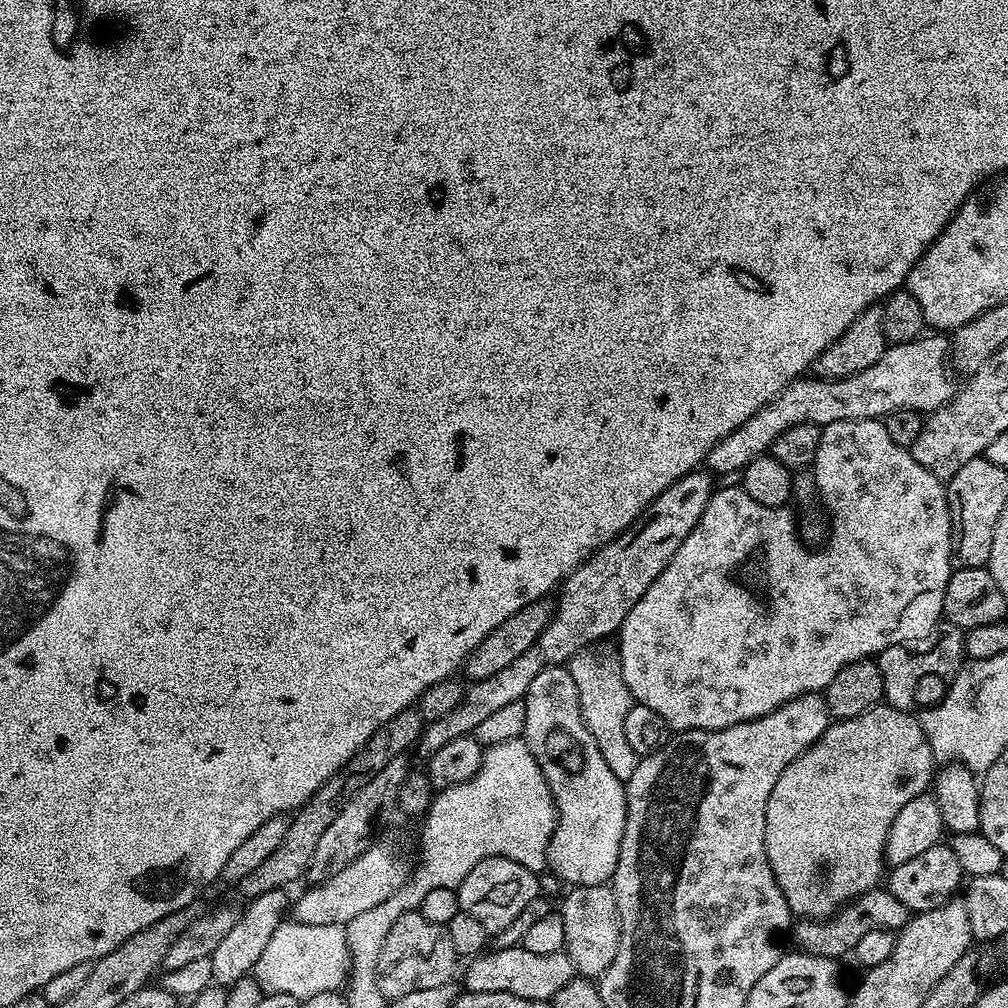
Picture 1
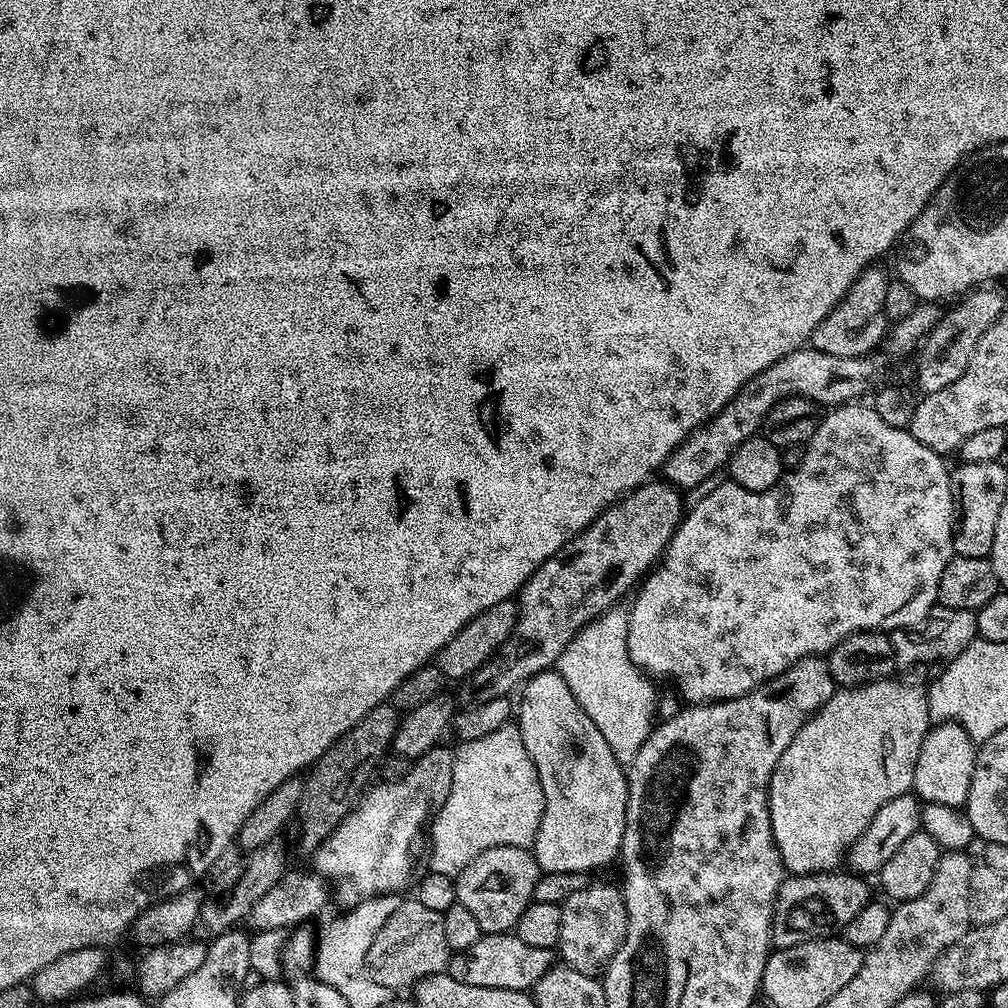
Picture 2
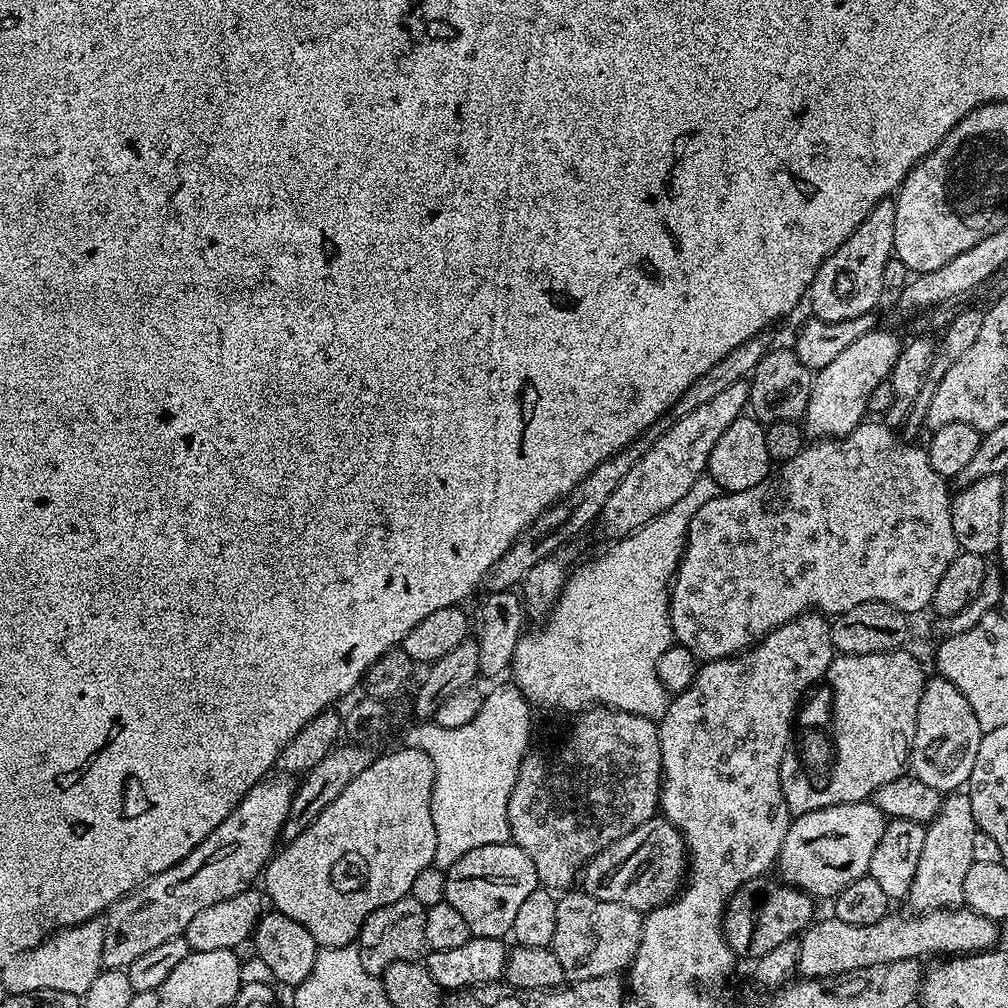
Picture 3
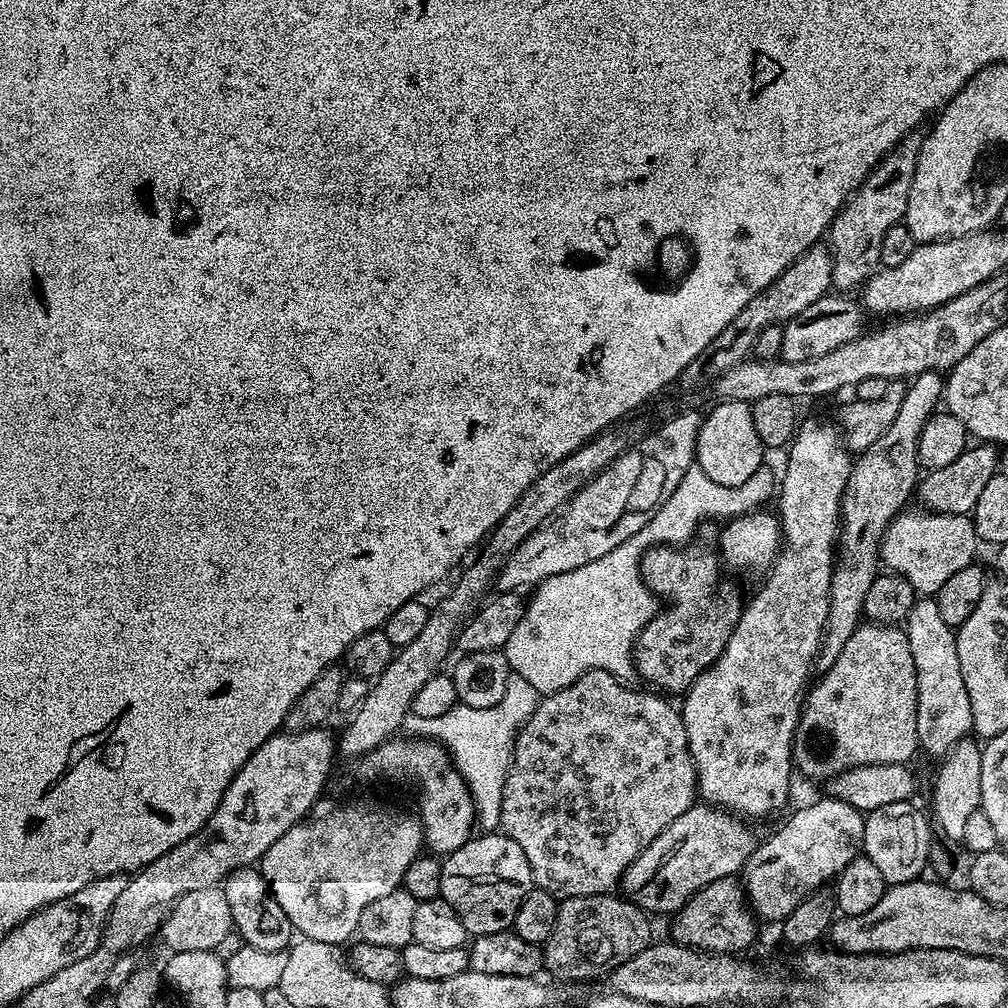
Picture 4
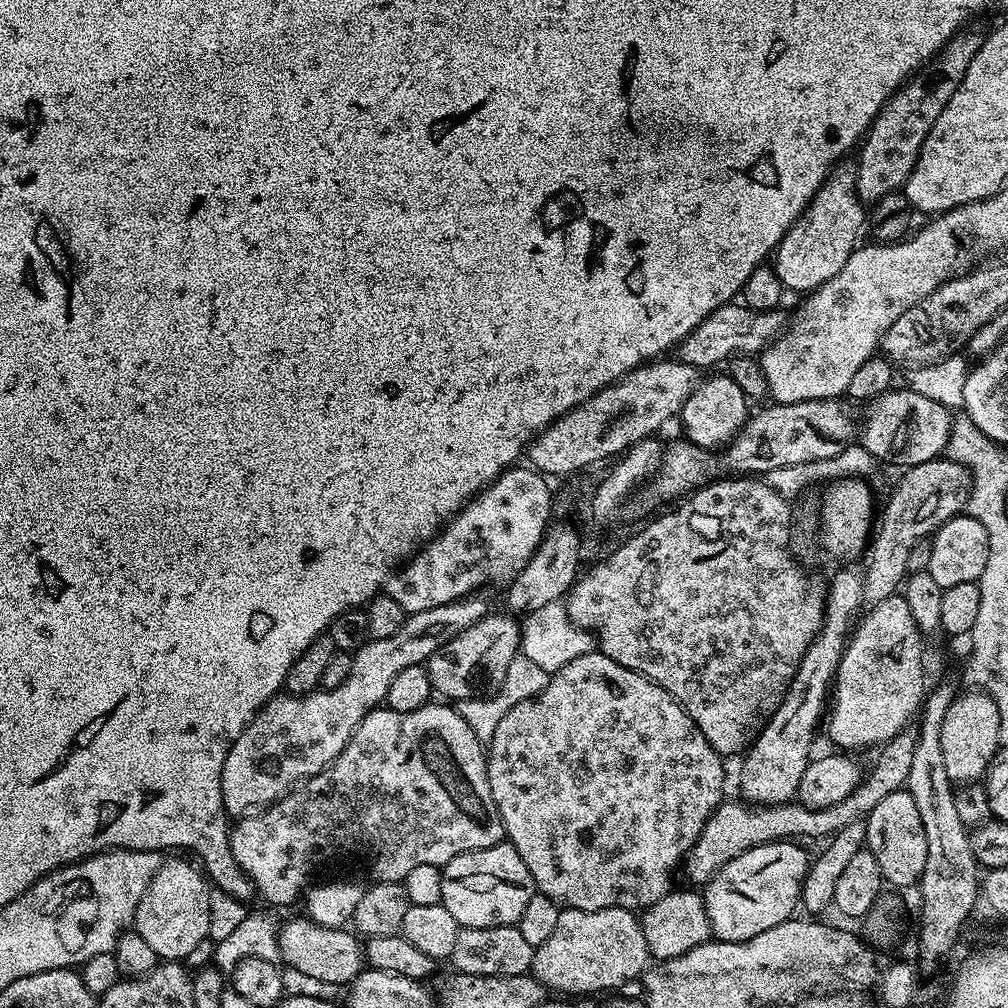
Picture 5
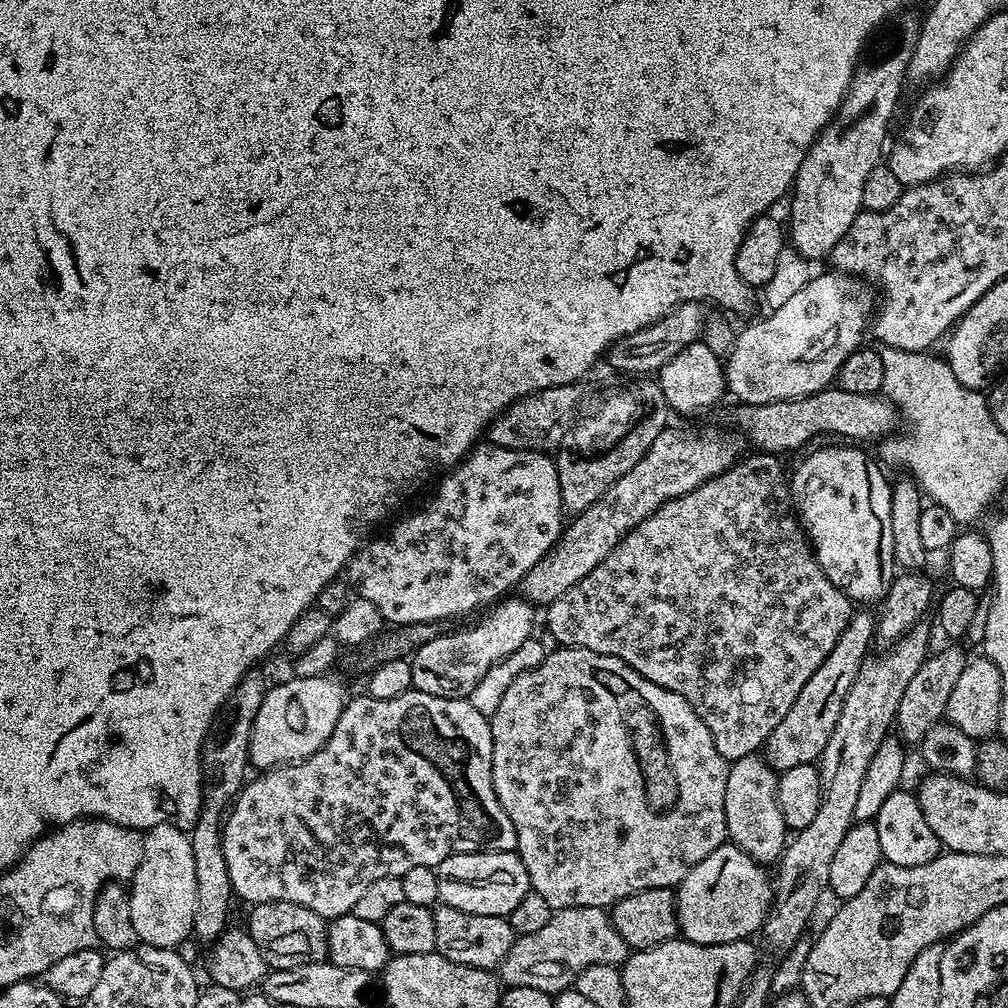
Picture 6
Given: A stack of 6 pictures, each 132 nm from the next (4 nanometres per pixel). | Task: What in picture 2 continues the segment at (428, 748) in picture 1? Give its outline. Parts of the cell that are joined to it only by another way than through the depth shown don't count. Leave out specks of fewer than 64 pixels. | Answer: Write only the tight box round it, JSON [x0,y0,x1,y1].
[470,482,682,701]

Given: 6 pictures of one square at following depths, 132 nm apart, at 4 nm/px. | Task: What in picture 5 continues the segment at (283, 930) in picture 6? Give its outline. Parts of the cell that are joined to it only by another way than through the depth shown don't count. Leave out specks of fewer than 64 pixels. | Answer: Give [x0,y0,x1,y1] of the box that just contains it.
[278,918,366,986]

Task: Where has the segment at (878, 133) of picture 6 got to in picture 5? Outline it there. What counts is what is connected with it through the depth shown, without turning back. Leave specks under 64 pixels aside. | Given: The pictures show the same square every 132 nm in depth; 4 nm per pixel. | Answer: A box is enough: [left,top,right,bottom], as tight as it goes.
[774,166,866,294]

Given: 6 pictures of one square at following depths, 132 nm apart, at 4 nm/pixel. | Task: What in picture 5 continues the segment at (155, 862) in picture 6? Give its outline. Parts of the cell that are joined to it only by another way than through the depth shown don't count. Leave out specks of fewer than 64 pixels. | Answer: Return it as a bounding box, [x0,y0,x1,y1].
[134,859,210,961]

